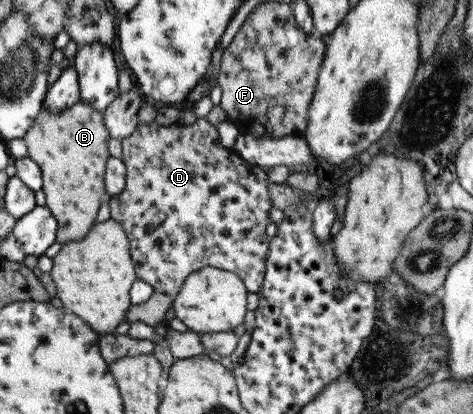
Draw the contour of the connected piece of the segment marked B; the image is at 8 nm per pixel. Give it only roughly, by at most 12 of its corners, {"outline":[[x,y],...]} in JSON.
{"outline":[[43,106],[24,142],[60,244],[84,238],[111,155],[103,112]]}

